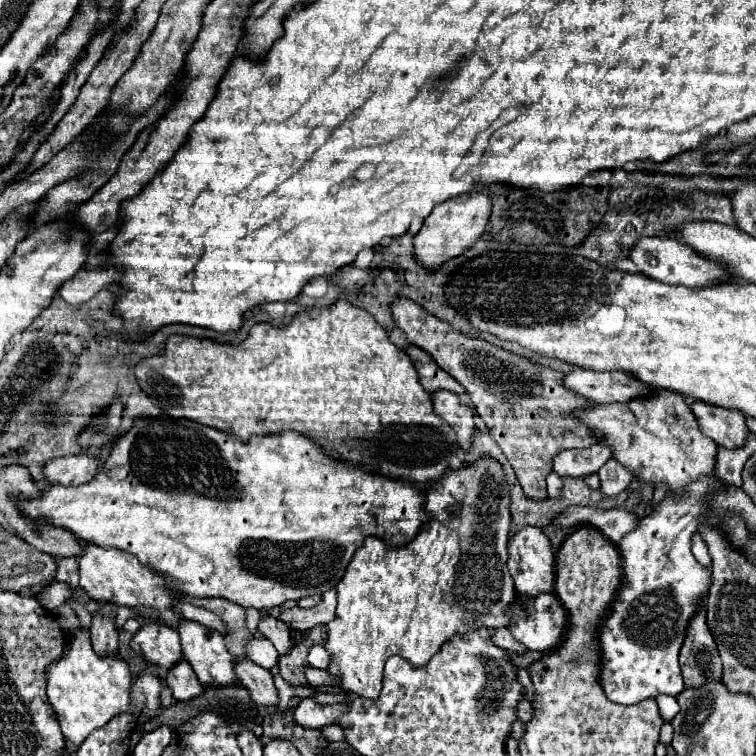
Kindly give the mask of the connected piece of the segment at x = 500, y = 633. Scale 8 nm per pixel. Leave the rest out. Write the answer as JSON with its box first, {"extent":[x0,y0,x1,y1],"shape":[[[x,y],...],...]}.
{"extent":[489,629,525,653],"shape":[[[495,629],[493,631],[493,635],[489,637],[497,647],[501,647],[501,649],[507,649],[507,651],[515,651],[515,653],[523,653],[525,651],[525,647],[521,645],[521,643],[517,643],[515,639],[513,639],[513,635],[507,631],[507,629]]]}

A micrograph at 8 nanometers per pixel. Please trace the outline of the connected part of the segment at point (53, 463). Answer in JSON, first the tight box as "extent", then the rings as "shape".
{"extent":[41,453,101,485],"shape":[[[81,453],[81,455],[49,459],[43,465],[41,473],[45,475],[45,481],[49,481],[49,483],[81,485],[81,483],[91,481],[99,467],[101,467],[99,459],[89,457],[87,453]]]}

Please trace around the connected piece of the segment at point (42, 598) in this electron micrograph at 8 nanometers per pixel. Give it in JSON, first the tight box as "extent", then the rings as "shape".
{"extent":[37,583,75,611],"shape":[[[51,583],[51,587],[45,587],[37,593],[37,601],[49,609],[49,611],[55,611],[59,605],[63,605],[65,601],[69,601],[73,597],[75,589],[67,583]]]}

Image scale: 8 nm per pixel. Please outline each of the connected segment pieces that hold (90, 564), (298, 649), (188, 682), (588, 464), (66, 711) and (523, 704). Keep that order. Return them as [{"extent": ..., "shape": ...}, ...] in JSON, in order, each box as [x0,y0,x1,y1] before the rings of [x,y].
[{"extent":[77,541,179,627],"shape":[[[79,541],[81,543],[81,555],[77,555],[79,561],[79,587],[93,599],[99,601],[113,601],[117,605],[129,605],[141,611],[145,619],[163,621],[171,627],[177,627],[179,615],[171,611],[171,605],[175,601],[175,593],[169,591],[163,583],[163,579],[155,573],[151,573],[147,567],[139,563],[139,559],[127,551],[119,549],[103,549],[95,543]]]},{"extent":[277,625,327,685],"shape":[[[325,625],[313,627],[307,633],[301,633],[299,639],[293,639],[291,651],[287,655],[283,655],[277,663],[281,677],[289,683],[289,685],[307,685],[305,679],[305,669],[309,667],[307,663],[307,651],[313,645],[323,645],[327,641],[327,629]]]},{"extent":[165,659,201,701],"shape":[[[181,659],[179,663],[175,663],[175,667],[167,669],[165,681],[167,681],[167,687],[171,687],[173,697],[179,699],[179,701],[193,699],[193,697],[197,697],[201,693],[199,679],[191,671],[191,665],[185,659]]]},{"extent":[553,445,611,477],"shape":[[[591,445],[587,449],[565,449],[553,459],[553,471],[561,477],[585,477],[599,471],[599,467],[611,459],[611,449],[603,445]]]},{"extent":[45,627,133,745],"shape":[[[79,627],[71,633],[65,643],[63,655],[55,663],[51,663],[51,667],[47,667],[45,679],[49,703],[57,715],[65,739],[73,745],[81,745],[91,731],[103,727],[103,723],[127,711],[129,687],[133,681],[129,663],[117,655],[95,655],[89,629],[85,627]]]},{"extent":[515,691,531,721],"shape":[[[525,691],[521,695],[517,707],[515,707],[515,713],[517,713],[517,719],[519,721],[529,721],[531,719],[531,703],[527,701],[527,693]]]}]

